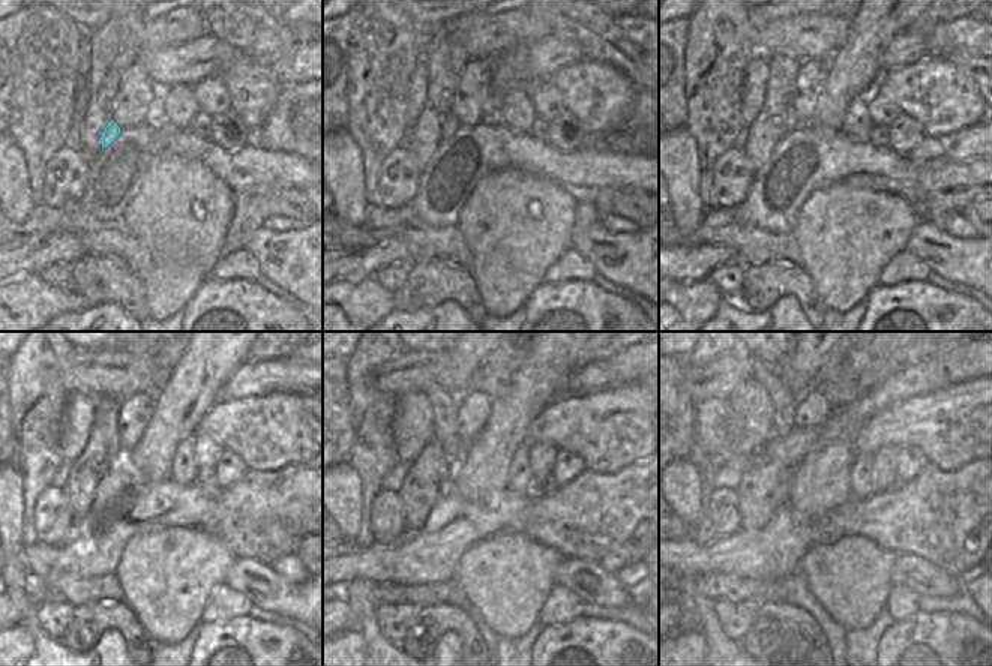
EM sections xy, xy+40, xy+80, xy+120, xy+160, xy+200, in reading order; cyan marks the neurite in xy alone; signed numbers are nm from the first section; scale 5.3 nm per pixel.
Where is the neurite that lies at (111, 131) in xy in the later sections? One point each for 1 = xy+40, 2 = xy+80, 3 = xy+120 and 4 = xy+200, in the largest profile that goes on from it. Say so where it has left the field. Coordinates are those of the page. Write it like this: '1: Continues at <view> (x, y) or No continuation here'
1: Continues at xy+40 (450, 125)
2: Continues at xy+80 (791, 122)
3: Continues at xy+120 (107, 408)
4: Continues at xy+200 (784, 401)

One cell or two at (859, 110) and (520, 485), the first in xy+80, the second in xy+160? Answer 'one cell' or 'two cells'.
one cell

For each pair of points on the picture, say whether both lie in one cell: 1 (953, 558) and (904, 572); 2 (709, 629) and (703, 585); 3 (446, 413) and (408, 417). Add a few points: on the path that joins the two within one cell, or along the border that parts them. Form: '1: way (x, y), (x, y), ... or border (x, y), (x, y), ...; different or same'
1: border (899, 555), (920, 555), (956, 576); different
2: border (674, 584), (688, 582), (698, 593), (713, 600); different
3: border (423, 392), (431, 404), (431, 423), (435, 437); different

